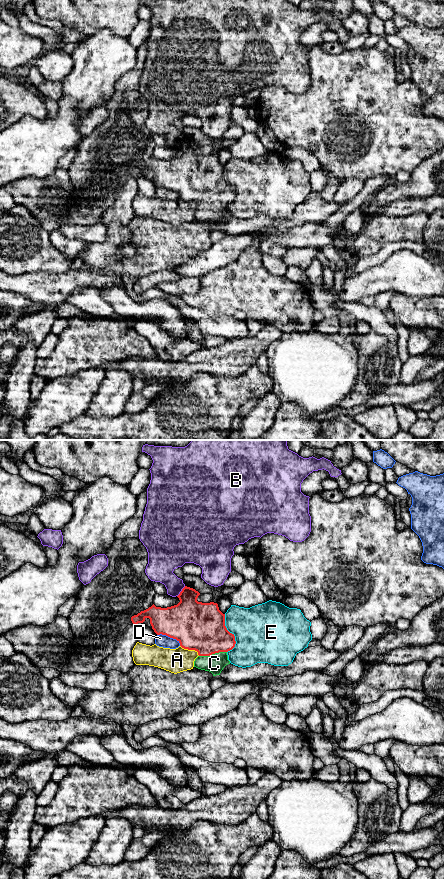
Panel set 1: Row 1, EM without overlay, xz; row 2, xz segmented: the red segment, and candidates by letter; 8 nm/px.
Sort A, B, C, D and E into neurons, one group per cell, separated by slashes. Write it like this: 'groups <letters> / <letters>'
groups A / B / C / D / E

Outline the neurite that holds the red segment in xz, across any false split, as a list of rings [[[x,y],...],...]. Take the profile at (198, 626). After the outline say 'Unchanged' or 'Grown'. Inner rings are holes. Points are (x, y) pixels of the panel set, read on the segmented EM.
[[[185,586],[177,596],[180,600],[177,605],[161,608],[153,604],[148,609],[132,616],[131,621],[137,625],[149,618],[152,629],[157,635],[166,635],[176,639],[182,648],[197,651],[199,656],[194,661],[194,667],[209,671],[216,676],[230,664],[227,652],[235,647],[235,636],[227,630],[225,614],[219,610],[218,604],[198,602],[199,595],[200,593],[195,589]]]. Grown

